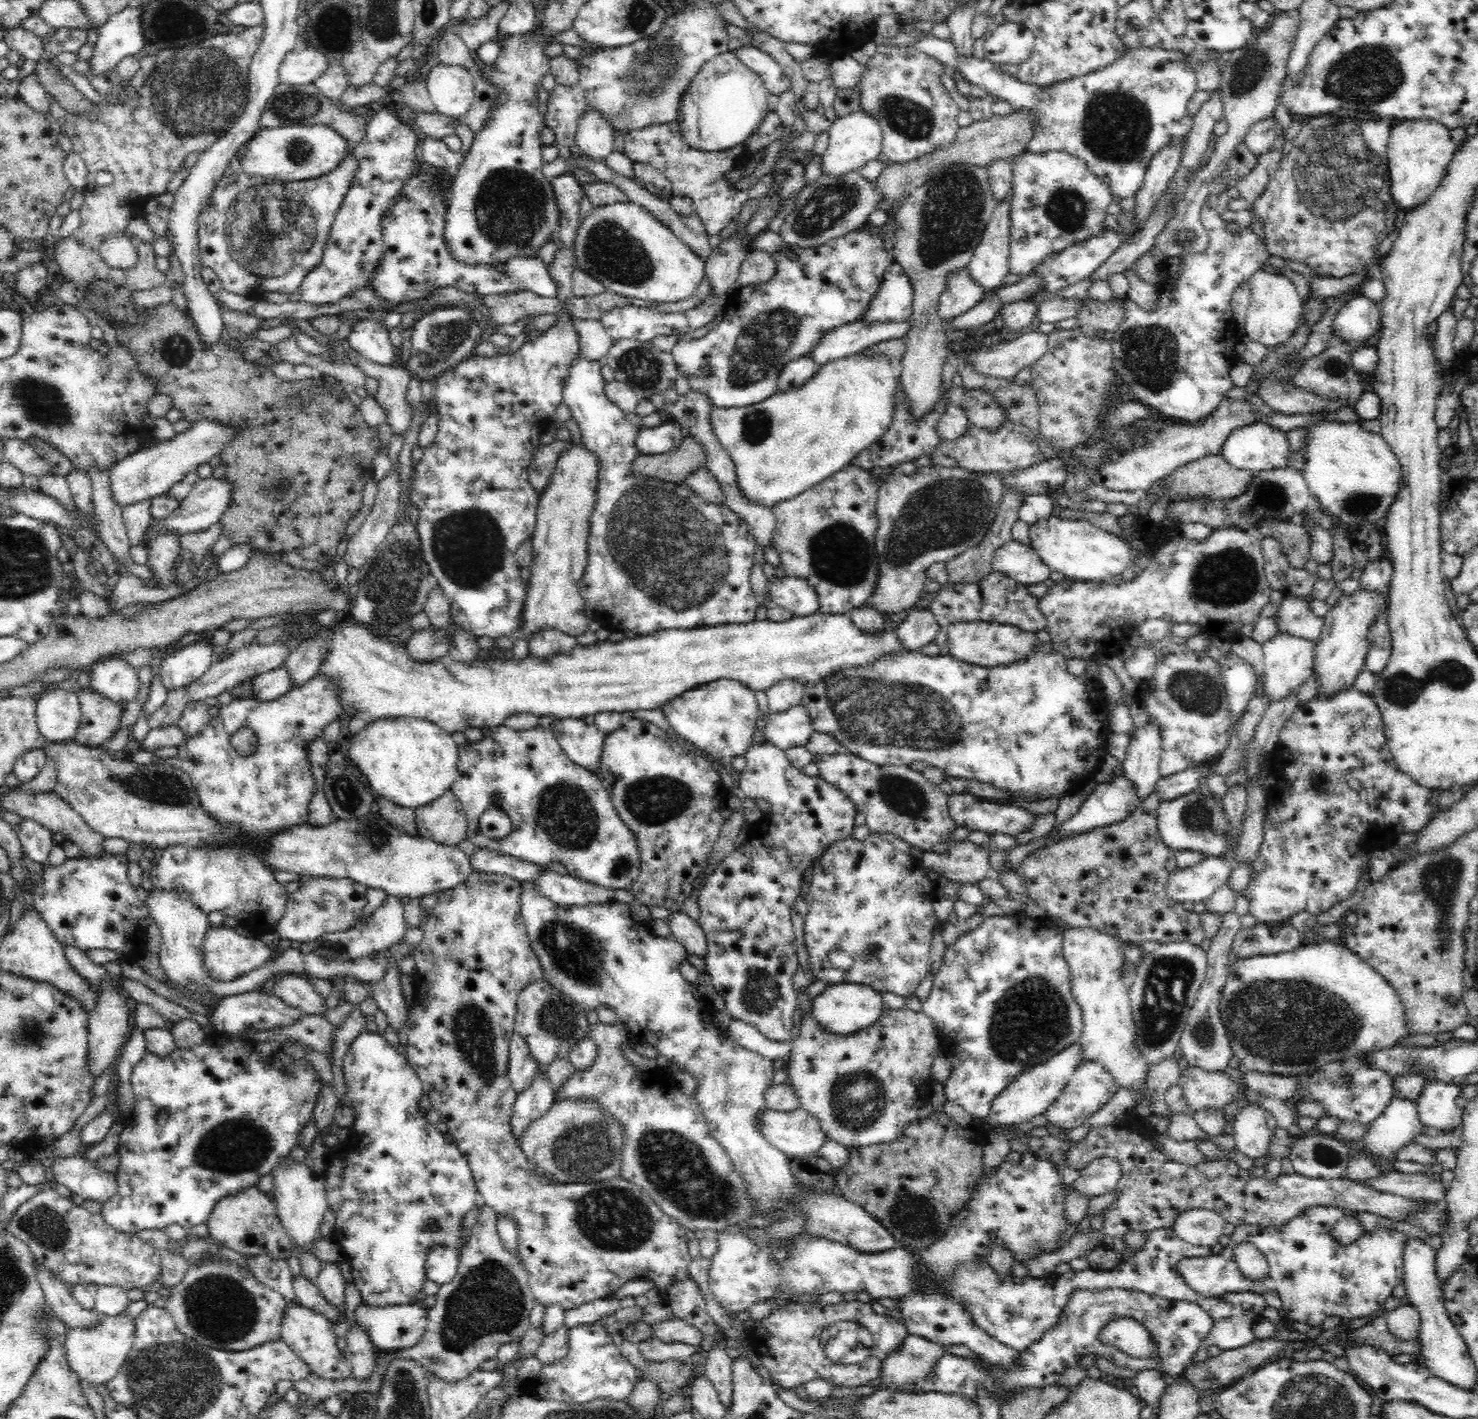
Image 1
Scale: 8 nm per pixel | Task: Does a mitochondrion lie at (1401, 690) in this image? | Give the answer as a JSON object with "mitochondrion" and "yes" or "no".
{"mitochondrion":"yes"}

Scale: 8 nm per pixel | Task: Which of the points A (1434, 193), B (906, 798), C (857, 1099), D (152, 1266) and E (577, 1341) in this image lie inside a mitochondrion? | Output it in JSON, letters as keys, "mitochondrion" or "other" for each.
{"A":"other","B":"mitochondrion","C":"mitochondrion","D":"other","E":"other"}

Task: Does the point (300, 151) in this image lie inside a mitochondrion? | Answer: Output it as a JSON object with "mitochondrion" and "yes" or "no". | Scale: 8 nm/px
{"mitochondrion":"yes"}

